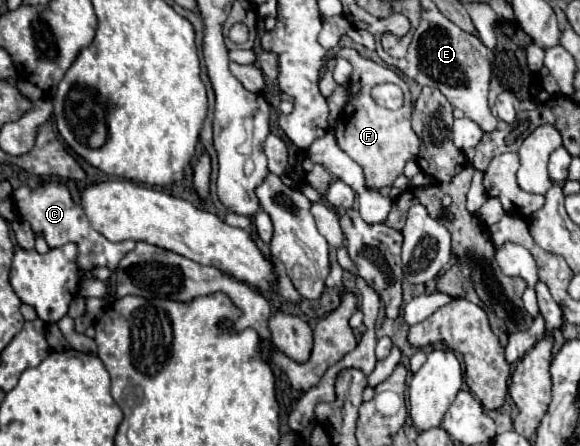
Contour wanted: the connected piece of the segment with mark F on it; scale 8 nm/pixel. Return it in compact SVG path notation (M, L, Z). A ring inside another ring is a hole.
M339 47L335 49L335 57L337 59L347 59L353 65L353 75L349 79L349 103L345 105L341 117L337 119L335 125L335 135L337 135L337 143L341 147L341 151L345 151L365 173L365 185L369 189L383 189L383 187L391 187L393 181L403 173L403 167L407 161L415 159L419 153L419 139L411 129L411 93L407 83L387 65L375 63L373 59L361 55L359 51L351 49L351 47ZM385 81L393 81L395 85L399 85L405 93L405 105L397 111L379 107L373 97L371 97L371 89L377 83L385 83Z

